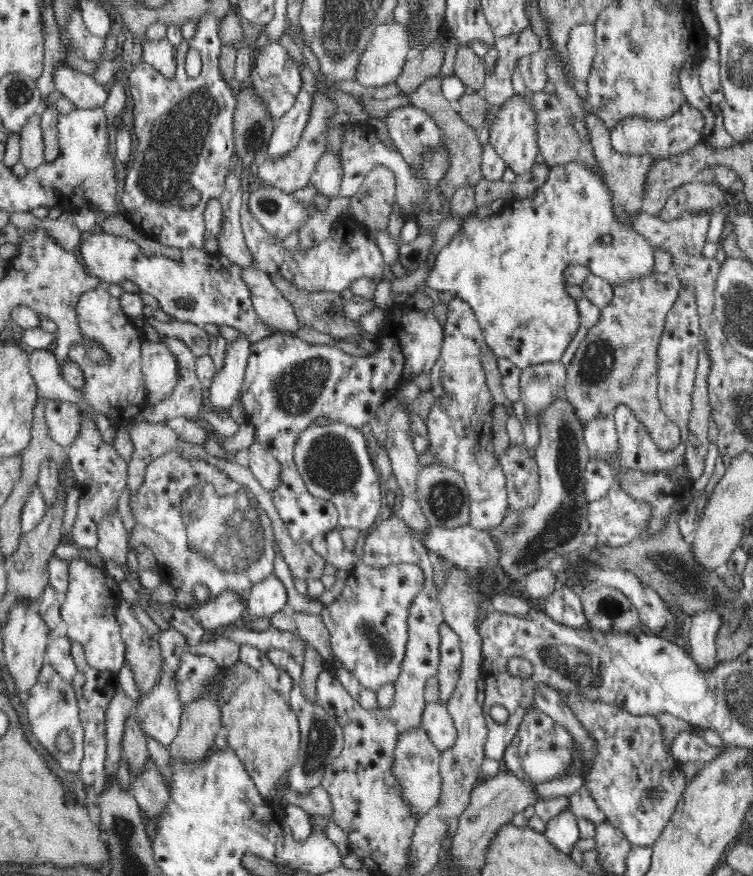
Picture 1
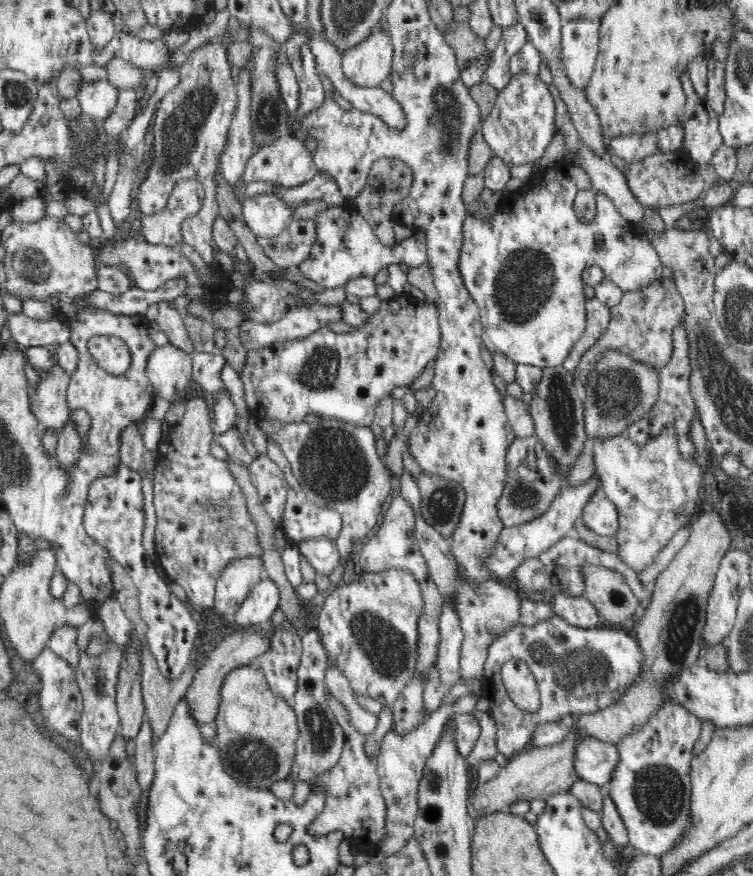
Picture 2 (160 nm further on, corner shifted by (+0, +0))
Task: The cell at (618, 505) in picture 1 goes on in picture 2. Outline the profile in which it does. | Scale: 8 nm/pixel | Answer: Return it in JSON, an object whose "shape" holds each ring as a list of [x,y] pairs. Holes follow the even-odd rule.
{"shape":[[[598,487],[582,511],[584,524],[597,536],[614,537],[618,530],[618,509],[609,501],[606,493]]]}

